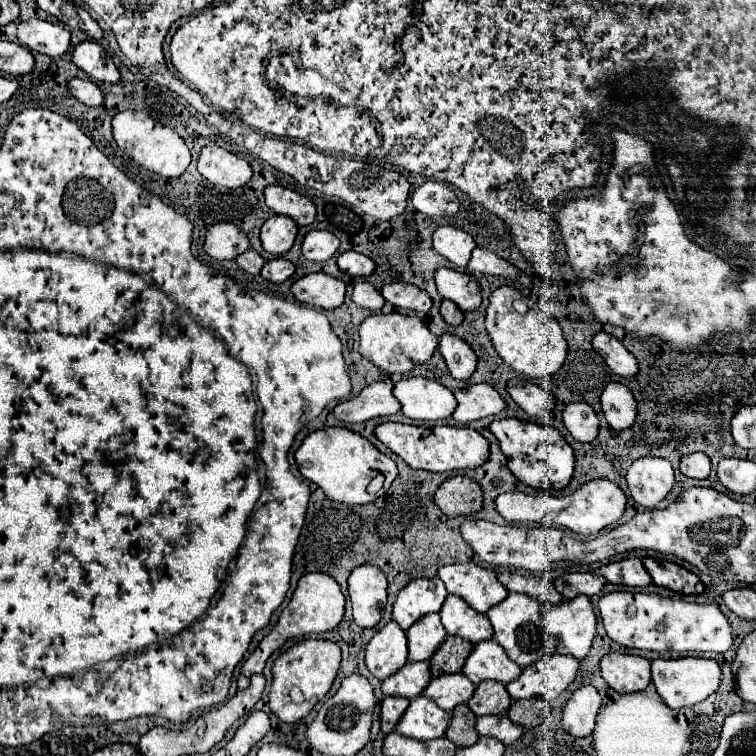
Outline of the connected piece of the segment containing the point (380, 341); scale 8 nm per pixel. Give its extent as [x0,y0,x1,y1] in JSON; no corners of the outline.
[360,313,438,375]

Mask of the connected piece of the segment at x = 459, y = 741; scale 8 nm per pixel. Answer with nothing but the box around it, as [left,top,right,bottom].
[446,705,478,747]

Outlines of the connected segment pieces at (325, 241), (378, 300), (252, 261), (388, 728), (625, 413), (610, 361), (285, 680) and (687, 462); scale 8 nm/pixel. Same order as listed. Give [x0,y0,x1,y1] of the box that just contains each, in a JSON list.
[[302,229,340,261],[352,281,384,311],[236,249,264,275],[380,697,408,735],[600,383,636,429],[592,331,638,377],[268,639,340,723],[680,453,710,479]]

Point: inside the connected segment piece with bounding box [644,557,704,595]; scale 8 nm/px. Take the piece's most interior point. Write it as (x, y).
(666, 574)

